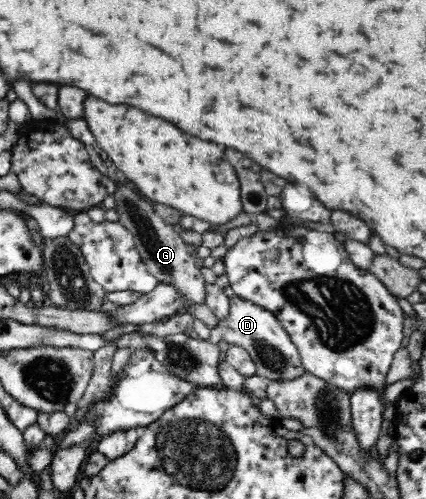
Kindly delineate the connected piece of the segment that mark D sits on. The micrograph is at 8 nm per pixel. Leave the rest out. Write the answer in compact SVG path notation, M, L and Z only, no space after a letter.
M236 296L229 300L228 314L218 320L217 325L210 331L210 342L218 345L218 342L225 340L229 345L244 348L255 363L257 374L270 381L301 377L306 372L301 364L302 359L278 317L270 310L244 298Z

